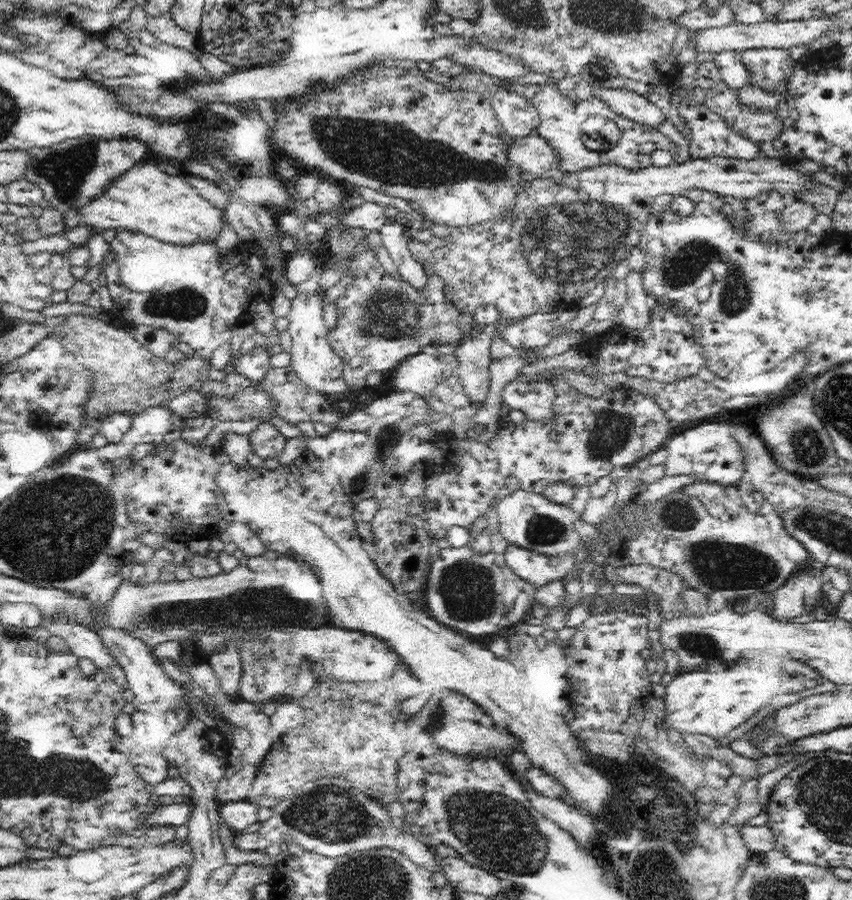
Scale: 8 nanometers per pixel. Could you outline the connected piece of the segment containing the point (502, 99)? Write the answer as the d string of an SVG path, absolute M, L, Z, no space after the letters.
M500 90L496 96L496 102L494 102L494 110L512 137L527 137L538 134L536 126L540 114L527 99Z

